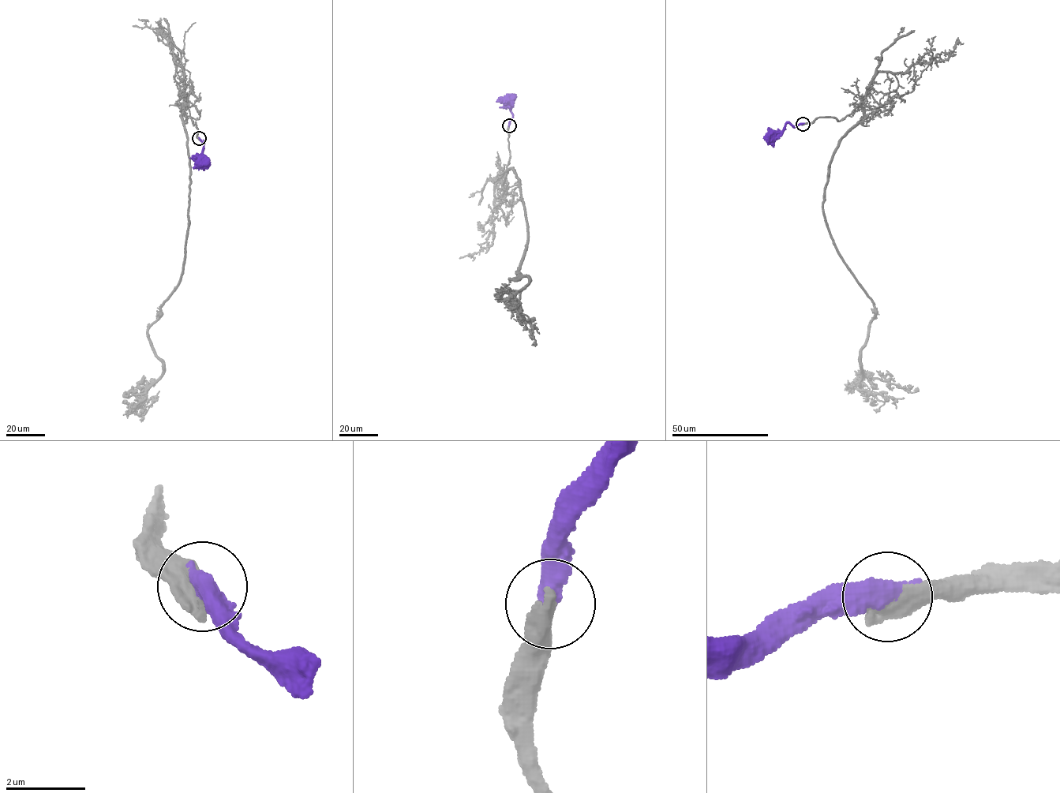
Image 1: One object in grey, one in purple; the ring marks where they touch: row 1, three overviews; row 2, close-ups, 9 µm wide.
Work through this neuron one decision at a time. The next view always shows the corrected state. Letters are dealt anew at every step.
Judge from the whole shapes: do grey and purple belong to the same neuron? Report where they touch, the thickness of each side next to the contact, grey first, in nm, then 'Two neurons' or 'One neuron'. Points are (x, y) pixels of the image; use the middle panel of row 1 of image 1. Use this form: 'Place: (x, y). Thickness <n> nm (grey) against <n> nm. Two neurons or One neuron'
Place: (509, 125). Thickness 550 nm (grey) against 600 nm. One neuron

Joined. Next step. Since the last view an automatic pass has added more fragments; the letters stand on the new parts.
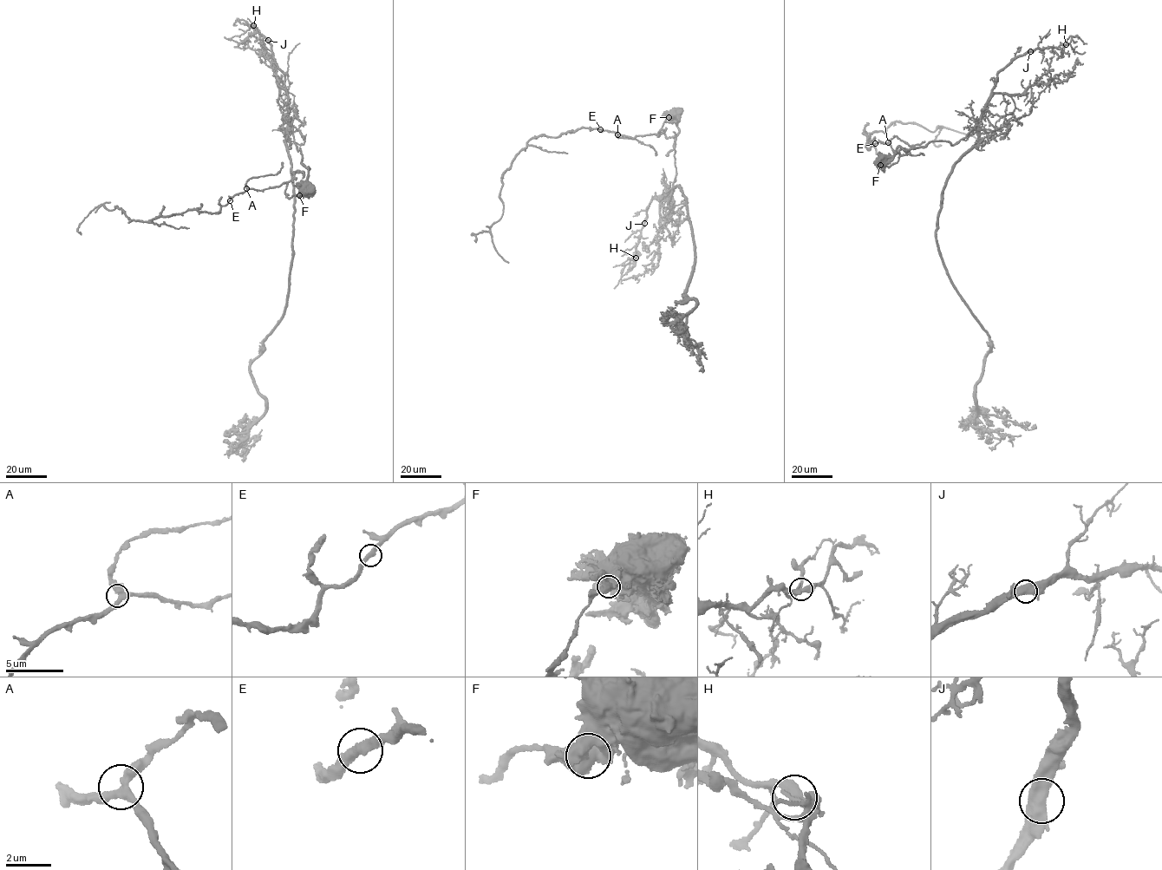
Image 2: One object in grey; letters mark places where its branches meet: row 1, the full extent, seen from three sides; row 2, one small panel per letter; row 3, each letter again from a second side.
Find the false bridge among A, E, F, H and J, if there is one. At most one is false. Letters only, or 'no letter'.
F

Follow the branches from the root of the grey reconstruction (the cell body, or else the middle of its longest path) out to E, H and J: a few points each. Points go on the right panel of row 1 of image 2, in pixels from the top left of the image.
E: (882, 162), (884, 163), (880, 164), (889, 166), (897, 161), (899, 153), (889, 143), (875, 143)
H: (882, 162), (898, 147), (907, 150), (930, 141), (956, 144), (978, 120), (999, 72), (1023, 54), (1066, 44)
J: (882, 162), (898, 147), (907, 150), (930, 141), (956, 144), (978, 120), (999, 72), (1030, 51)

